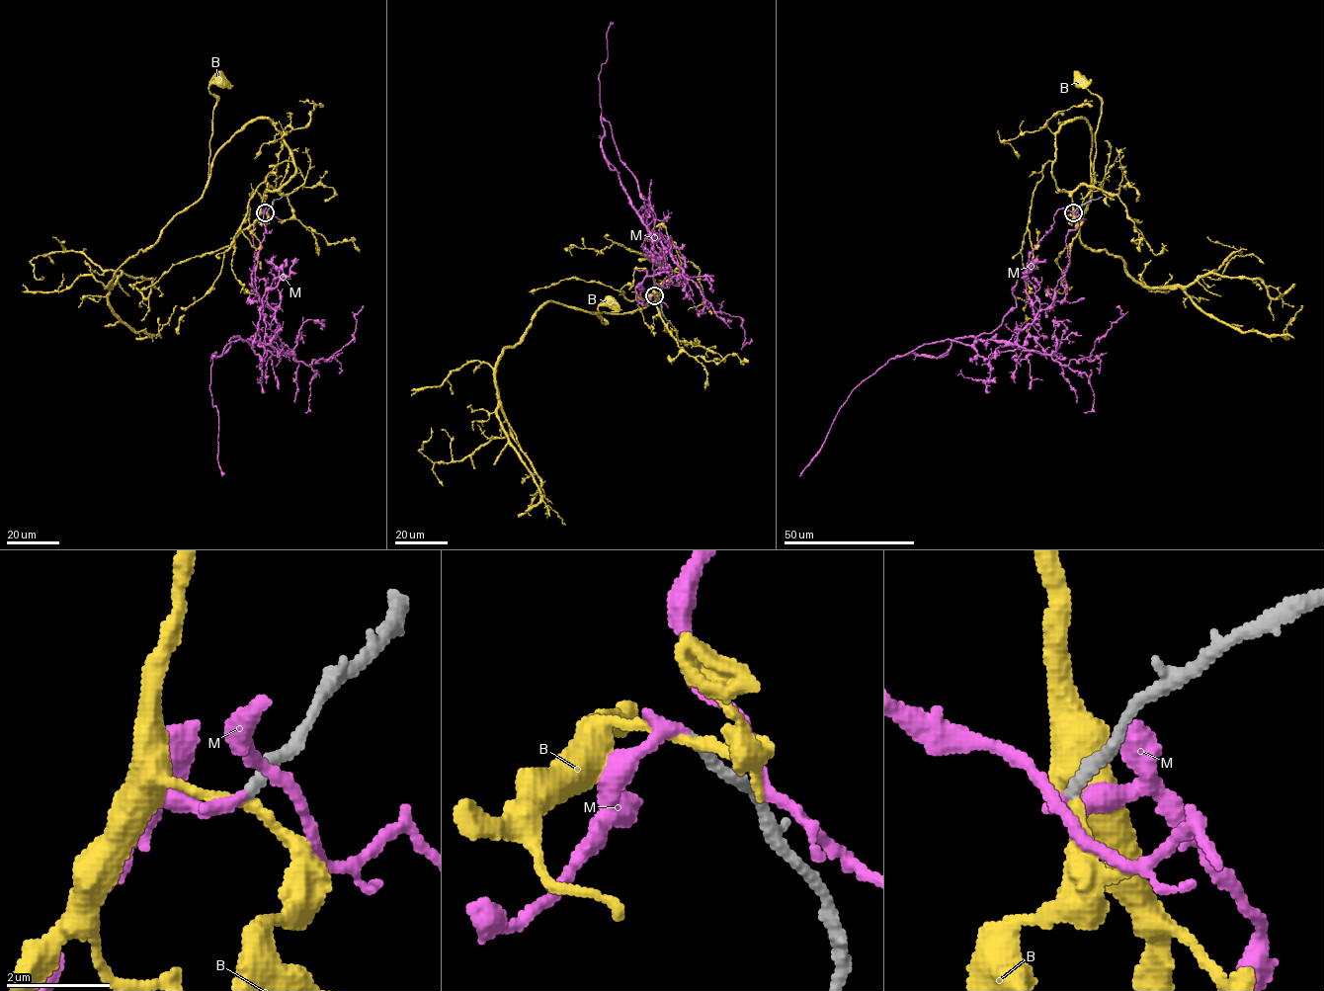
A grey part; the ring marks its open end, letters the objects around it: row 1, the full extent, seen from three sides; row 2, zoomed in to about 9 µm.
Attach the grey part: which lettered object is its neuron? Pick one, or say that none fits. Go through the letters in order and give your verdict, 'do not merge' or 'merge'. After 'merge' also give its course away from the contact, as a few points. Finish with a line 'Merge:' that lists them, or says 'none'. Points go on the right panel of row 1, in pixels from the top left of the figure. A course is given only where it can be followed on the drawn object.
B: do not merge
M: merge | via (1073, 212), (1064, 298), (1015, 343), (961, 337), (936, 357), (891, 358), (799, 475)
Merge: M

